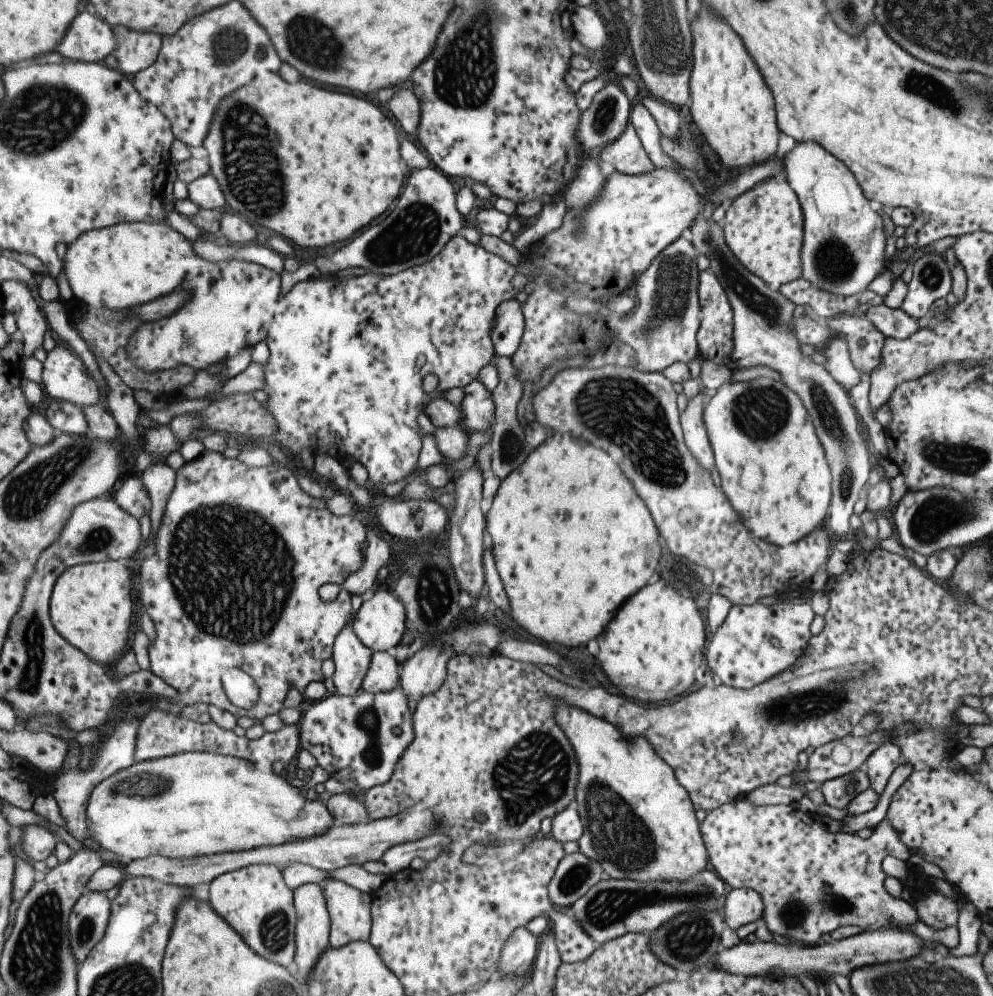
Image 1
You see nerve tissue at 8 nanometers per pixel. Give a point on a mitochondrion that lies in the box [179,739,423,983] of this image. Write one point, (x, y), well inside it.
(274, 932)

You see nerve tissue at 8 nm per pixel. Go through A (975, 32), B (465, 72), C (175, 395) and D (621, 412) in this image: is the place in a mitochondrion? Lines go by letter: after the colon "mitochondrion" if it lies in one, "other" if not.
A: mitochondrion
B: mitochondrion
C: other
D: mitochondrion

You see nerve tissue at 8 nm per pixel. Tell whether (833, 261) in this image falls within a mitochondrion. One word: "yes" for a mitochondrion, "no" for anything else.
yes

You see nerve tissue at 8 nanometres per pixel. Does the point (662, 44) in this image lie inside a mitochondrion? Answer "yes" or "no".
yes

